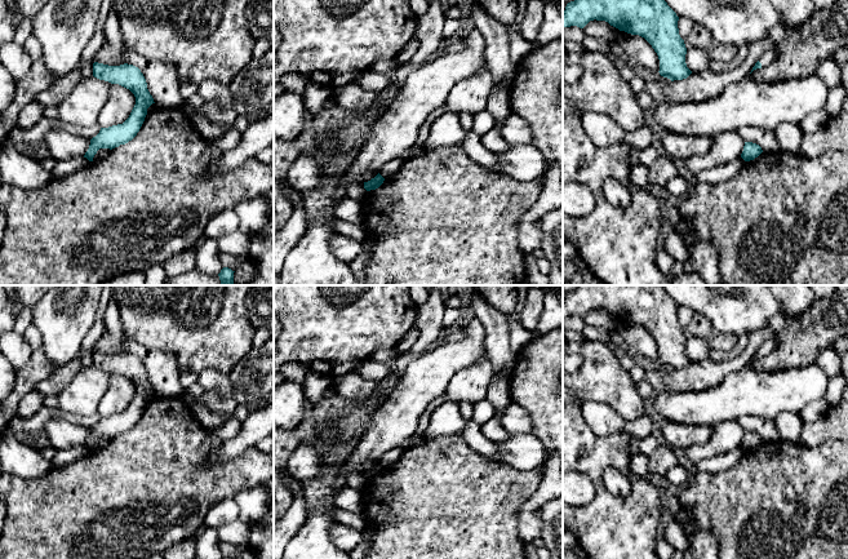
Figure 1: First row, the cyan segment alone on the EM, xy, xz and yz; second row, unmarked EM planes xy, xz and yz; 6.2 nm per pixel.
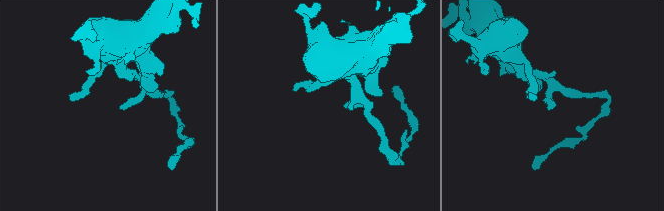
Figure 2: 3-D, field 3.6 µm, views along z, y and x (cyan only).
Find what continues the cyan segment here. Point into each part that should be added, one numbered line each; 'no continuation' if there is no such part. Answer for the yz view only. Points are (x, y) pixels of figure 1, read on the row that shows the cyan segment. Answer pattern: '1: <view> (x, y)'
1: yz (768, 56)

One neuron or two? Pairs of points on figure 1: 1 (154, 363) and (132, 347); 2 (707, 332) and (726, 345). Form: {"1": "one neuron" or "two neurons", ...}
{"1": "one neuron", "2": "one neuron"}

